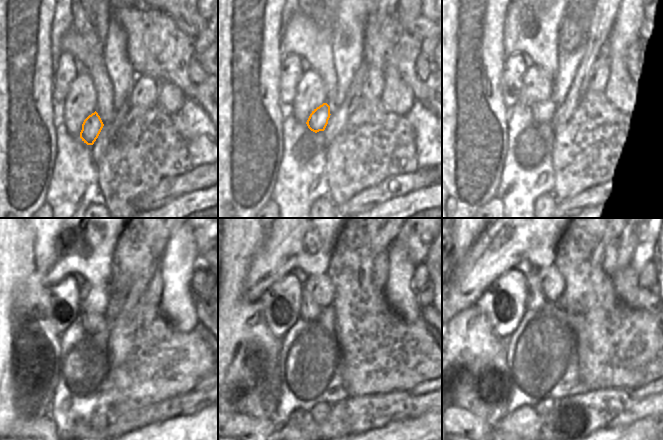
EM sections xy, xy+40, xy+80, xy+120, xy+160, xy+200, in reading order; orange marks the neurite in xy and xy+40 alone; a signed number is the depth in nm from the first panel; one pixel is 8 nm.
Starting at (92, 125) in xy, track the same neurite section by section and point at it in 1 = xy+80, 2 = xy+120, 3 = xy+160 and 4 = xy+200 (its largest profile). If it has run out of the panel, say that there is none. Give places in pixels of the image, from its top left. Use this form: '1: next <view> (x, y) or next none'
1: next xy+80 (543, 111)
2: next xy+120 (93, 324)
3: next xy+160 (309, 310)
4: next xy+200 (534, 294)

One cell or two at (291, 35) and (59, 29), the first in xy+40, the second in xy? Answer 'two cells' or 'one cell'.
two cells

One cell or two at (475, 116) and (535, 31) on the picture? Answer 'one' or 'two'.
two

